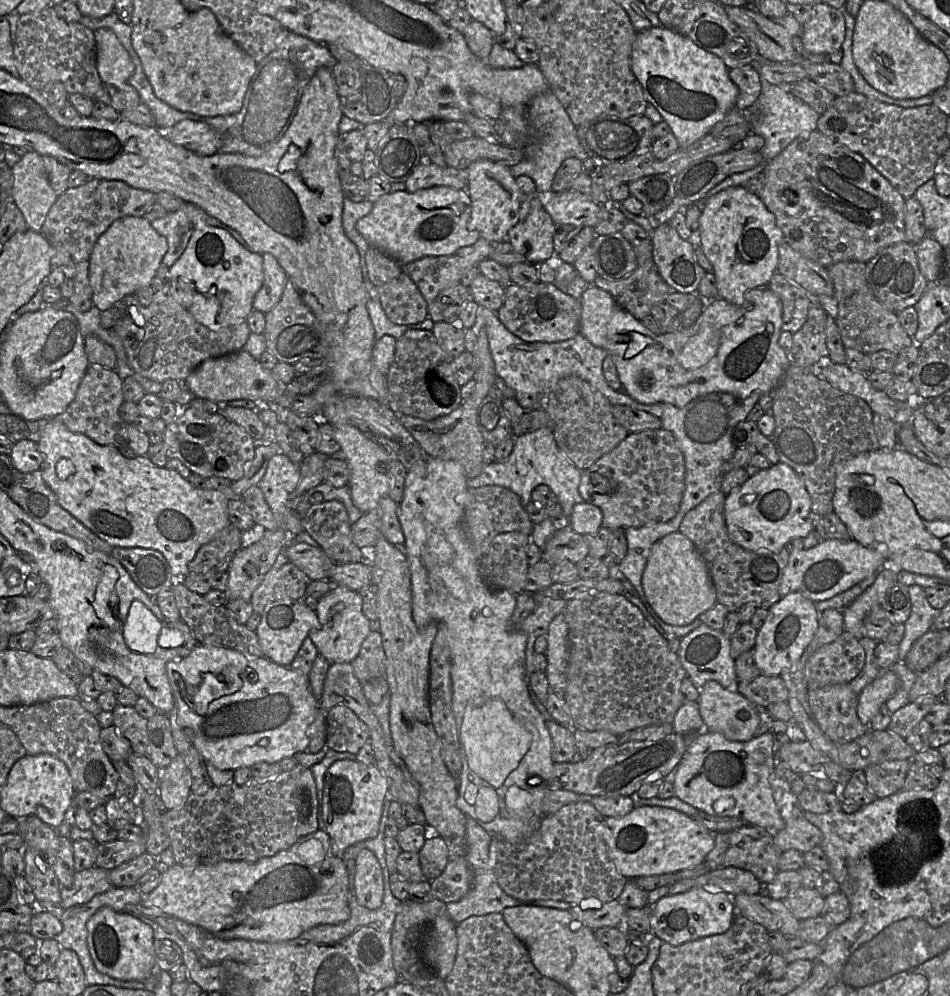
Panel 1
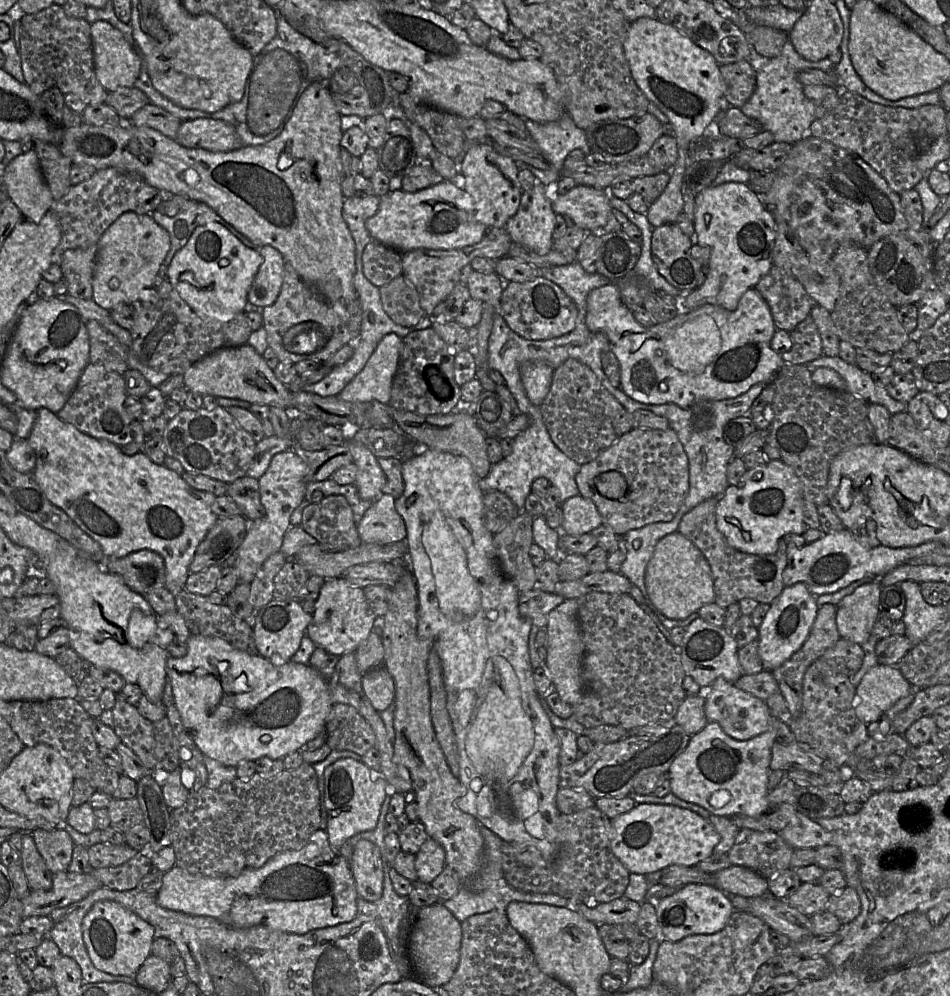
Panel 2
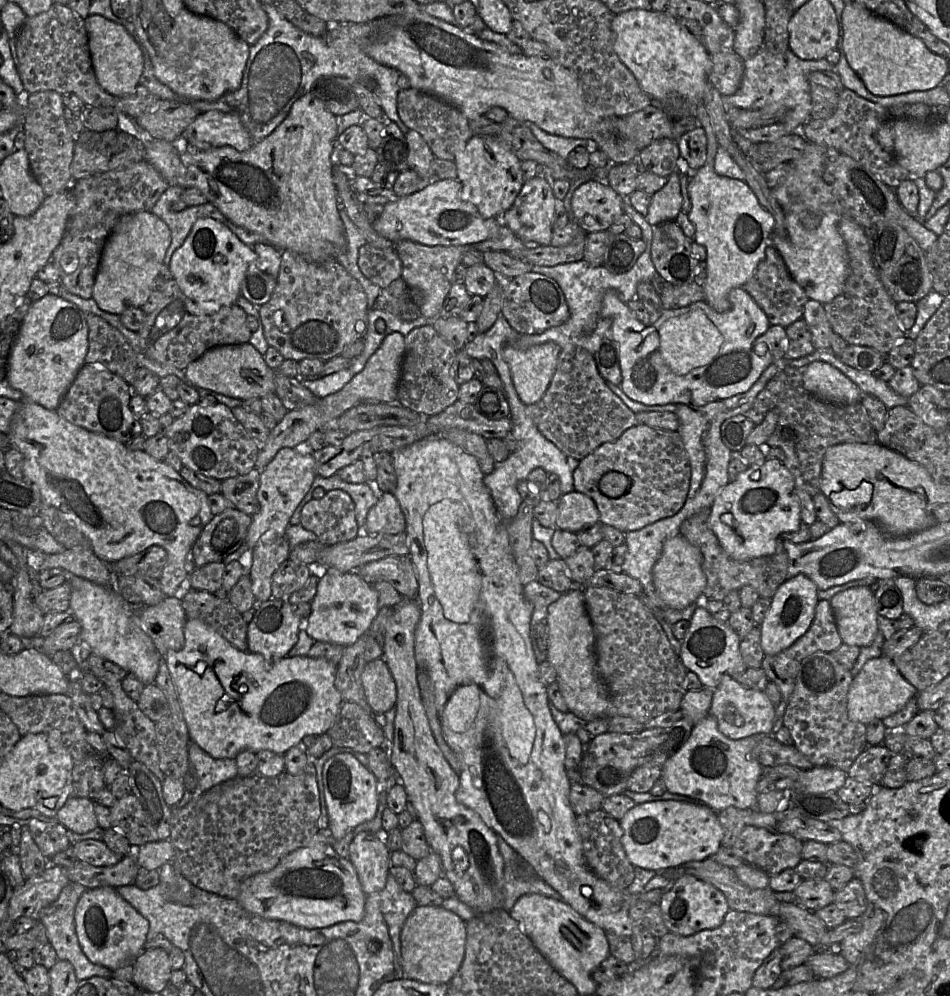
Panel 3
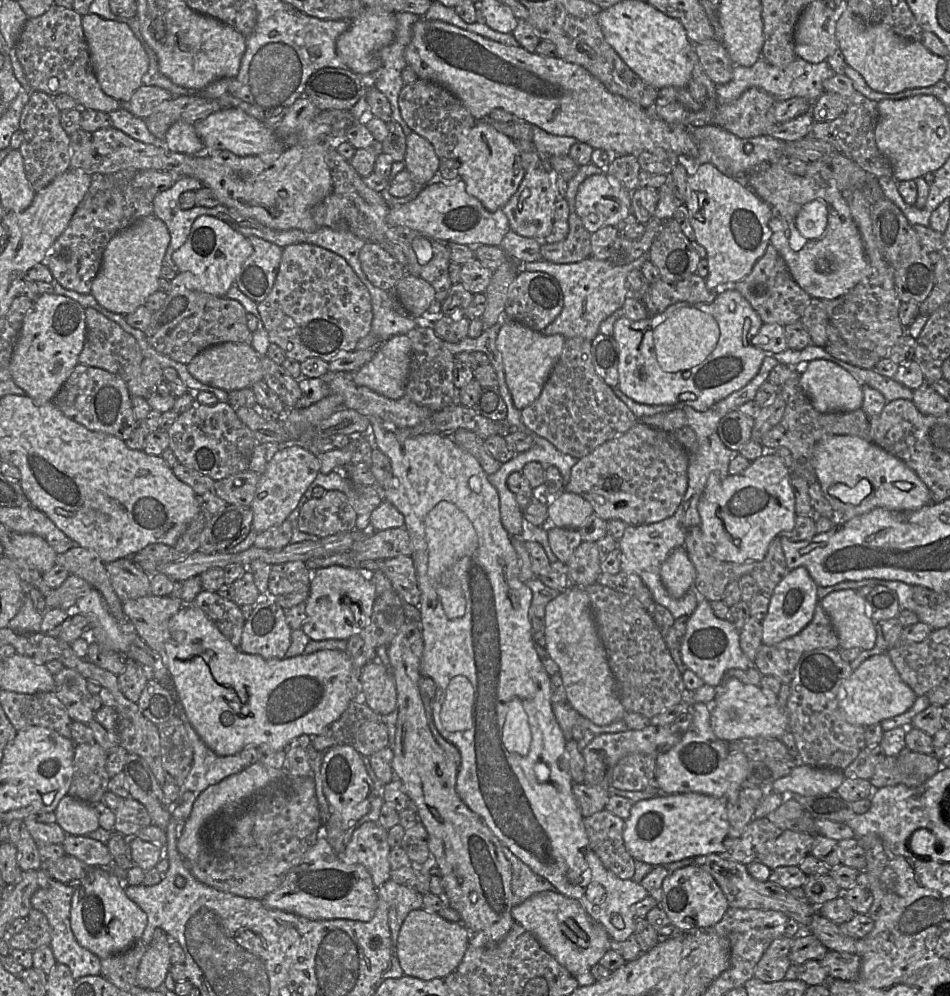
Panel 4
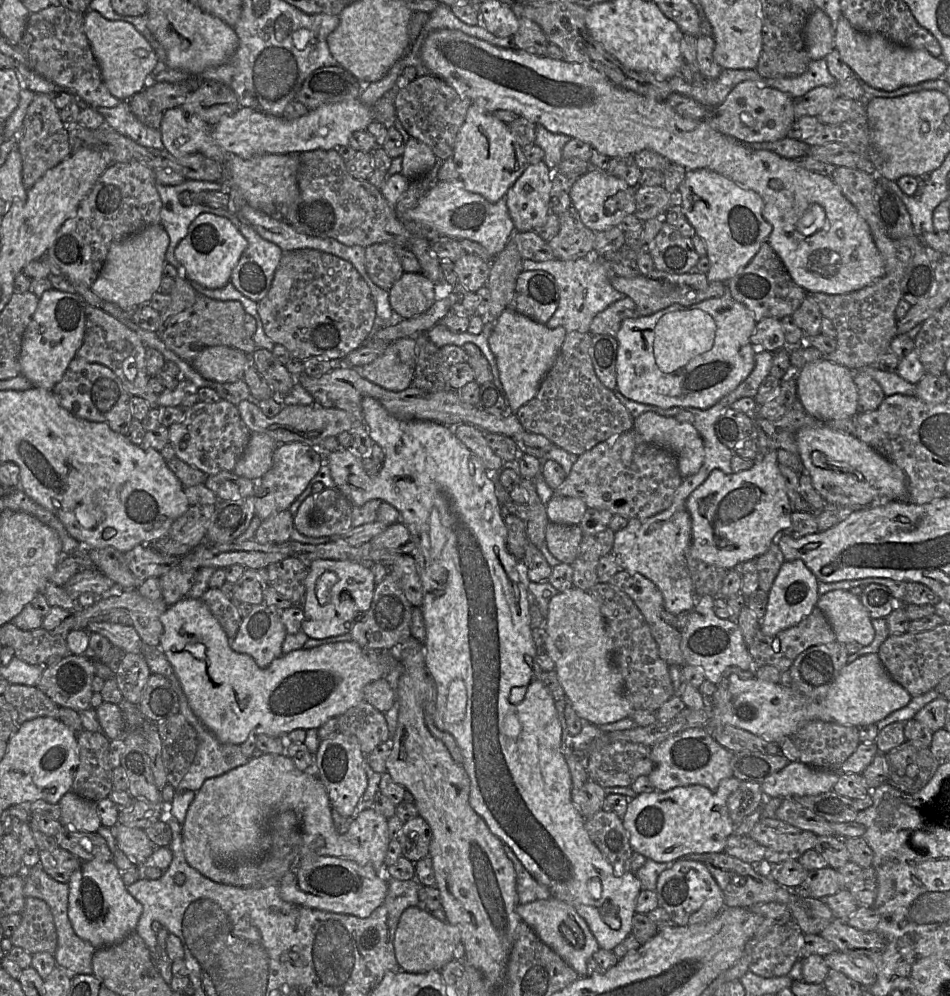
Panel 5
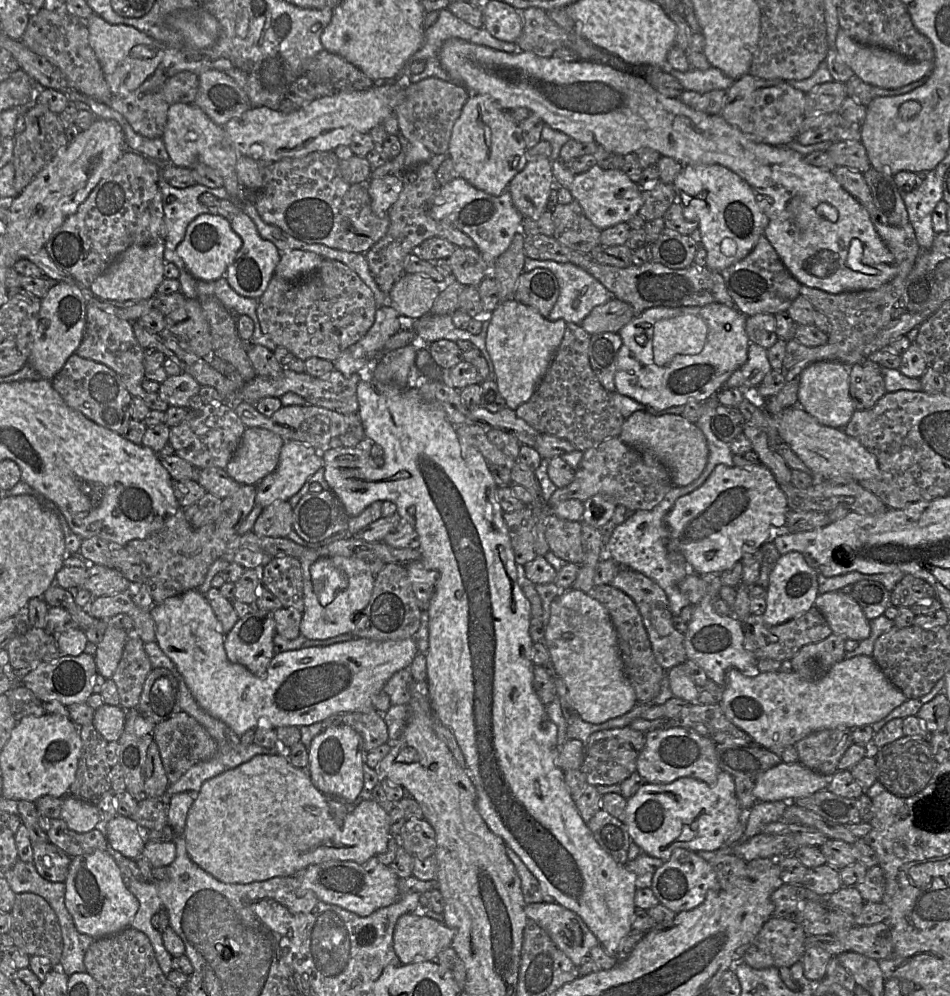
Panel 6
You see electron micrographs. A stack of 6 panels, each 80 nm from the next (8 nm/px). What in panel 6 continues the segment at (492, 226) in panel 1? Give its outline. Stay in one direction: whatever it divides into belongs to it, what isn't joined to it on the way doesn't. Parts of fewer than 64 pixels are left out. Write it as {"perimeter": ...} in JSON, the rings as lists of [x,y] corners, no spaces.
{"perimeter":[[[471,94],[453,126],[448,157],[455,170],[475,188],[498,196],[527,164],[527,150],[521,130],[511,116],[490,95]]]}

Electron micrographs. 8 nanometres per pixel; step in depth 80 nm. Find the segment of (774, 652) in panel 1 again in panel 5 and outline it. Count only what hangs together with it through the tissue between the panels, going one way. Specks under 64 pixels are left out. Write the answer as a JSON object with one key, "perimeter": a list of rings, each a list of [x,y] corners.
{"perimeter":[[[802,560],[785,561],[768,592],[765,615],[760,620],[760,630],[767,636],[797,625],[816,607],[819,599],[818,579]]]}

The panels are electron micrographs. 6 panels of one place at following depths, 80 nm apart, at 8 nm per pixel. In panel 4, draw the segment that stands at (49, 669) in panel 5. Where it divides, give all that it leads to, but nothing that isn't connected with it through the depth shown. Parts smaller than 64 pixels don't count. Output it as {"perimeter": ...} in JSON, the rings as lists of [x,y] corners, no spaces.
{"perimeter":[[[64,667],[54,675],[53,692],[64,704],[73,721],[88,724],[95,719],[92,694],[87,689],[87,679],[78,671]]]}

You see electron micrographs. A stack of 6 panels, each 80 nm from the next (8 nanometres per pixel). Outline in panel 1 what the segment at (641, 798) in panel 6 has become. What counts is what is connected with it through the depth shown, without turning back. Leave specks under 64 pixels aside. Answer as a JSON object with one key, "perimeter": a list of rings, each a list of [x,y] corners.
{"perimeter":[[[637,806],[621,818],[608,817],[606,821],[609,827],[608,856],[628,879],[677,873],[698,866],[715,846],[714,832],[676,809]]]}

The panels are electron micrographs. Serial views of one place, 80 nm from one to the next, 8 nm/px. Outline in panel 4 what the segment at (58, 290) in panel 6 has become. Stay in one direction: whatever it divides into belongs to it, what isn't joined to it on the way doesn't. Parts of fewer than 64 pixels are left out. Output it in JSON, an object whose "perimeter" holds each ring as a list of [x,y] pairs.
{"perimeter":[[[43,293],[24,319],[10,363],[13,381],[38,405],[54,397],[79,364],[86,339],[85,308],[70,297]]]}

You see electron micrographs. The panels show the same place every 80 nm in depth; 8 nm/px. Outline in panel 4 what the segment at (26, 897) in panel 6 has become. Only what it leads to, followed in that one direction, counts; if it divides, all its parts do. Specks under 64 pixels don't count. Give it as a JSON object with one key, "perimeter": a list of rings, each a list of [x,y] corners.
{"perimeter":[[[32,908],[24,928],[7,938],[11,949],[34,951],[42,946],[50,946],[51,927],[46,916],[41,911]]]}

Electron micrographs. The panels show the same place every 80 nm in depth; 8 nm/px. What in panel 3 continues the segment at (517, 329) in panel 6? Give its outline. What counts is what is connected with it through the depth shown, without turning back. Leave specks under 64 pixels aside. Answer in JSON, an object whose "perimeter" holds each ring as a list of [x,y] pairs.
{"perimeter":[[[546,342],[527,349],[509,345],[503,348],[503,359],[509,365],[513,385],[524,405],[537,403],[543,397],[552,380],[560,352],[561,348],[554,342]]]}

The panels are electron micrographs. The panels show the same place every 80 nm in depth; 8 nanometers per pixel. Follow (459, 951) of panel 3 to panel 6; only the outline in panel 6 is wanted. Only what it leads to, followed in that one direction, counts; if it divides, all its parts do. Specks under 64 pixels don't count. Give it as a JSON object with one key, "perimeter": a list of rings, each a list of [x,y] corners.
{"perimeter":[[[421,912],[403,914],[396,922],[393,949],[400,964],[435,961],[437,954],[451,946],[453,931],[444,923]]]}

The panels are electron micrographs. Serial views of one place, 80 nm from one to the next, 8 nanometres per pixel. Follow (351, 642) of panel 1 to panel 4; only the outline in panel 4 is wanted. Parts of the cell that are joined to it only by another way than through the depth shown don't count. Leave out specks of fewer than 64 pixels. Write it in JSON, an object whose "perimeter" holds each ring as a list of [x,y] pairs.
{"perimeter":[[[332,565],[312,571],[309,585],[309,597],[305,602],[306,619],[302,625],[305,634],[315,641],[320,640],[346,640],[348,641],[356,632],[365,628],[371,620],[373,607],[376,600],[376,589],[370,576],[357,569]]]}

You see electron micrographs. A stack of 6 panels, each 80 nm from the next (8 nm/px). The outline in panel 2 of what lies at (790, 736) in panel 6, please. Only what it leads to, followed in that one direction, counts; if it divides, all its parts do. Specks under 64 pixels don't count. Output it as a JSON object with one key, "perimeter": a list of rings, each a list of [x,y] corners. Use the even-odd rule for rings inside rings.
{"perimeter":[[[877,664],[869,669],[856,687],[854,710],[856,716],[865,724],[877,720],[898,700],[911,693],[913,686],[895,666]],[[718,677],[703,695],[706,697],[705,715],[708,721],[717,722],[735,740],[749,740],[771,727],[771,714],[766,702],[737,688],[734,683],[722,677]]]}

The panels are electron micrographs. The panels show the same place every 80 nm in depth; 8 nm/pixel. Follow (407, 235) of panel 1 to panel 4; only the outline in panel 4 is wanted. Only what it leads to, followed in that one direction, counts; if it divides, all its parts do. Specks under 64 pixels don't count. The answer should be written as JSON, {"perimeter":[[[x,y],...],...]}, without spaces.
{"perimeter":[[[459,177],[426,186],[413,200],[391,206],[387,223],[414,229],[443,243],[455,242],[470,247],[483,244],[499,246],[511,230],[503,209],[493,212],[487,210],[477,198],[466,191],[465,183]]]}

